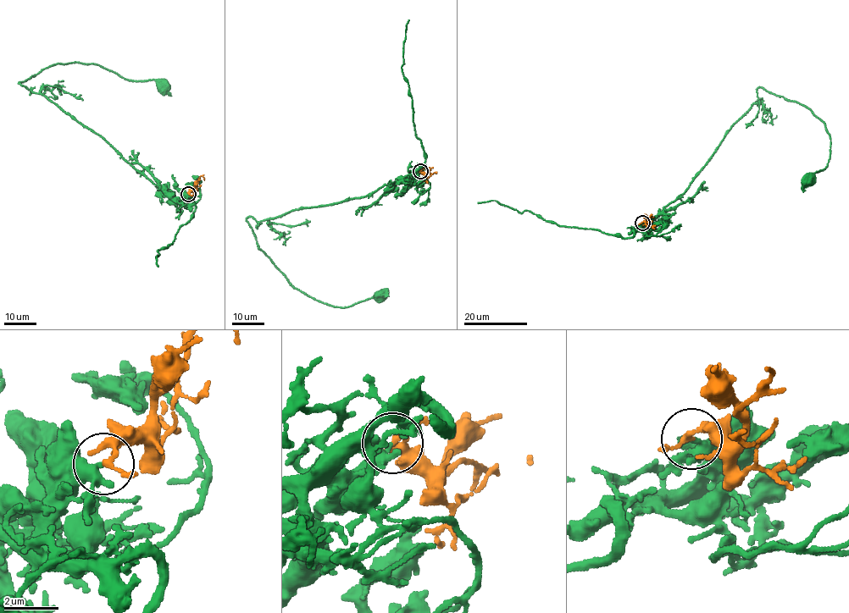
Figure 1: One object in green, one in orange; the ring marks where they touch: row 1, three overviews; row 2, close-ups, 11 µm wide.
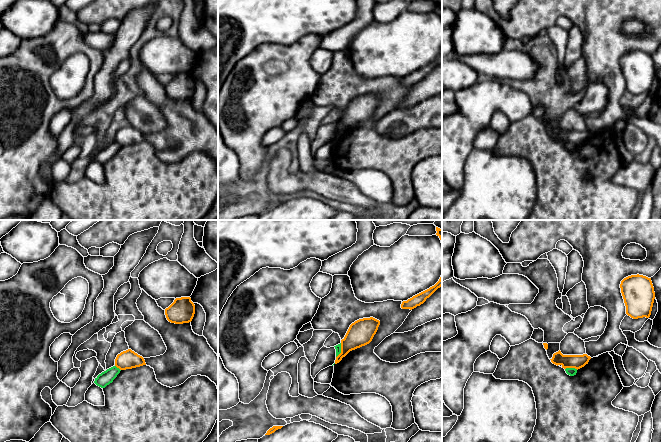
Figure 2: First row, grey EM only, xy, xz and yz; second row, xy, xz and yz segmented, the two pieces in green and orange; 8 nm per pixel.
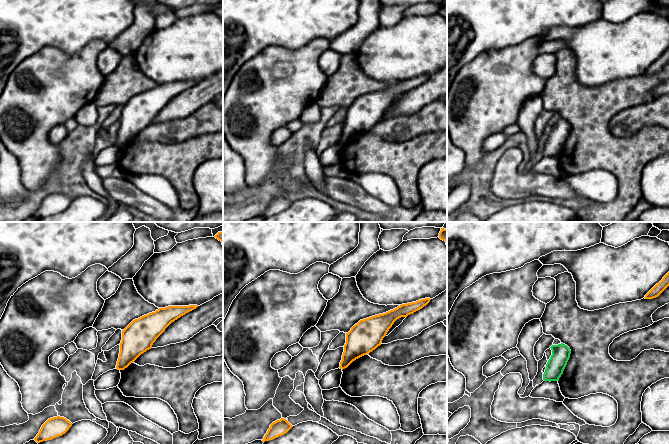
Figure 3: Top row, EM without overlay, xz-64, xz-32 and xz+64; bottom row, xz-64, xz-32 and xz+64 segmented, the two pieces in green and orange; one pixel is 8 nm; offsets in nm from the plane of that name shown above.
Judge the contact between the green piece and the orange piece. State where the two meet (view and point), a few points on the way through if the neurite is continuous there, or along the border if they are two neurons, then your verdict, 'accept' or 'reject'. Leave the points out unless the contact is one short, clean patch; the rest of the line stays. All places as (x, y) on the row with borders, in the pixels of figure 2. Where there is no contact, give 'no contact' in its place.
meets green in yz at (571, 368); border along yz (565, 368), (577, 369); reject

